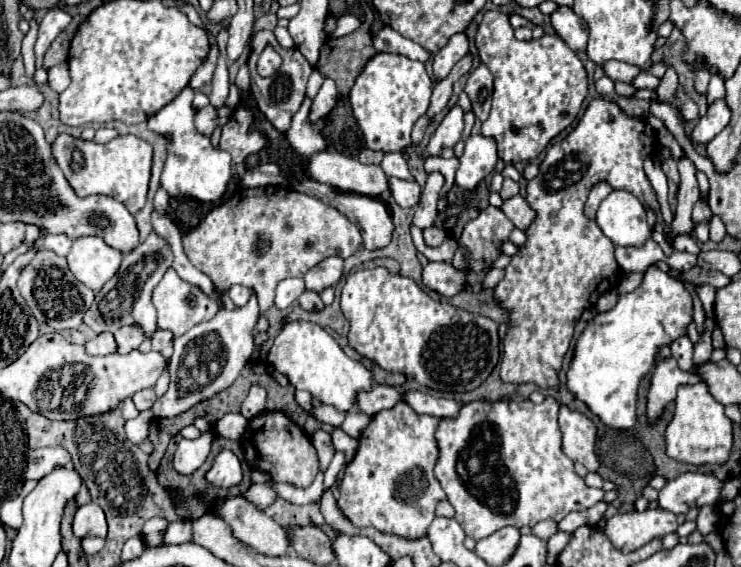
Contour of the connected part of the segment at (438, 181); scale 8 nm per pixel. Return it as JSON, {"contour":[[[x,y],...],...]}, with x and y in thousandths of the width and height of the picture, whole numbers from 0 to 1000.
{"contour":[[[595,303],[579,307],[576,325],[571,332],[571,342],[568,342],[565,367],[560,370],[560,381],[557,381],[557,395],[563,402],[582,402],[584,399],[584,388],[590,381],[590,349],[592,349],[598,325],[601,325],[601,314]]]}

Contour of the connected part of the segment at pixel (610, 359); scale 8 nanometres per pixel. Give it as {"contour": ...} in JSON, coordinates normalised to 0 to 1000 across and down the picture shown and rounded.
{"contour":[[[879,469],[858,511],[835,522],[835,533],[825,547],[808,550],[792,568],[779,596],[773,635],[765,653],[765,688],[789,709],[822,755],[852,755],[857,748],[862,670],[884,642],[889,610],[906,607],[927,586],[933,557],[935,533],[927,508],[916,494]]]}

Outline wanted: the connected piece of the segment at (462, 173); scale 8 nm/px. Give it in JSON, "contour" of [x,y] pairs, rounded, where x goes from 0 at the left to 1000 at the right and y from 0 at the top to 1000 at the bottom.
{"contour":[[[652,236],[633,240],[628,247],[628,268],[622,275],[622,293],[614,307],[614,325],[630,335],[638,335],[646,317],[665,303],[671,289],[671,250]]]}

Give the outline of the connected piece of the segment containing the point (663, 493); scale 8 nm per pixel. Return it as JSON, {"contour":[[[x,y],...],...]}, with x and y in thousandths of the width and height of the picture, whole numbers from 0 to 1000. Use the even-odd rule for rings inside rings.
{"contour":[[[924,832],[889,864],[889,892],[908,907],[927,907],[930,896],[968,889],[976,857],[978,850],[962,836]]]}

